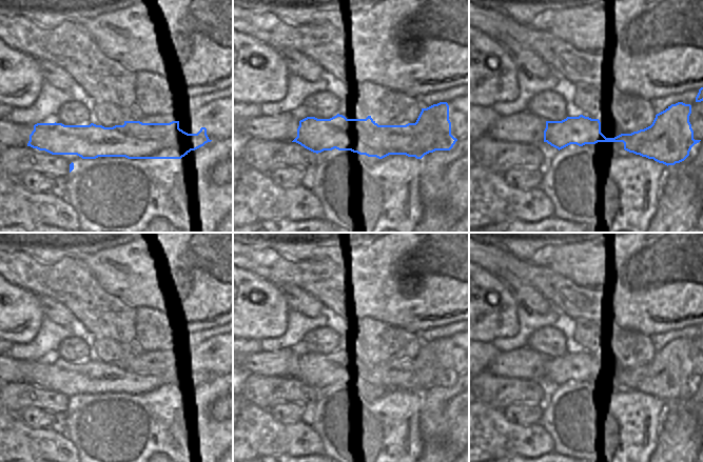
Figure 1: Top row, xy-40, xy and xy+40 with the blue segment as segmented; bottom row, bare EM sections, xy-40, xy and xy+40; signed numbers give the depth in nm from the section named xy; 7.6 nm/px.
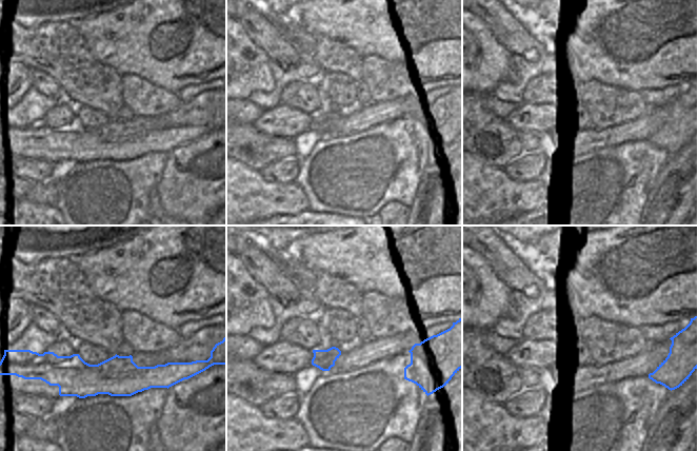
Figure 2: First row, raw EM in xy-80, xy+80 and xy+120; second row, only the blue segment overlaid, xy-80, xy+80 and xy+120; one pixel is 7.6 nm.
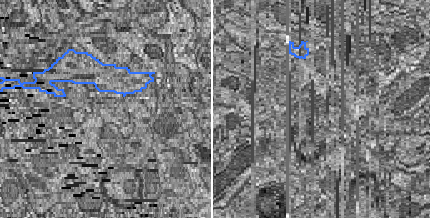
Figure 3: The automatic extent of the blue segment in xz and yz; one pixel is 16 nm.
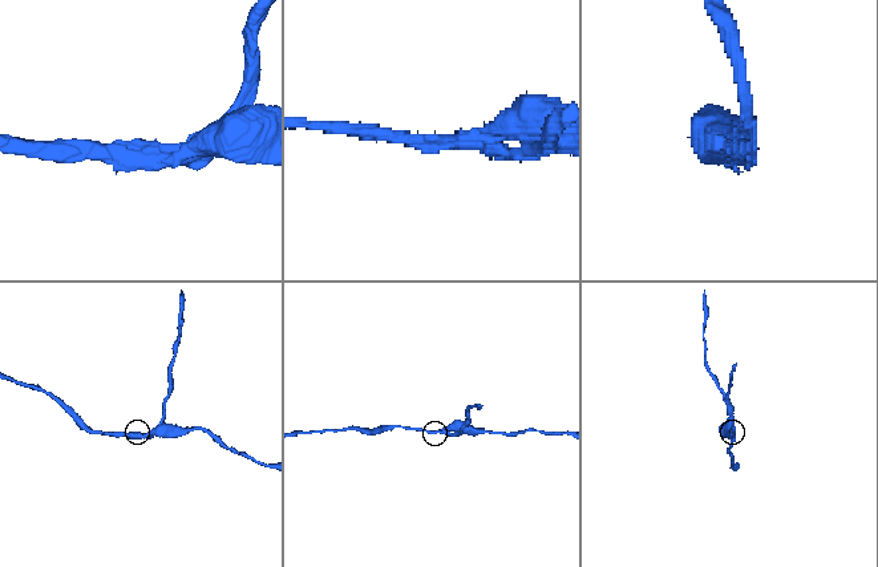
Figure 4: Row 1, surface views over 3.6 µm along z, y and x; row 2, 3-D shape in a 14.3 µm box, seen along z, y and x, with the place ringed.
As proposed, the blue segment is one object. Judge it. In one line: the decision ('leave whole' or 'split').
split

